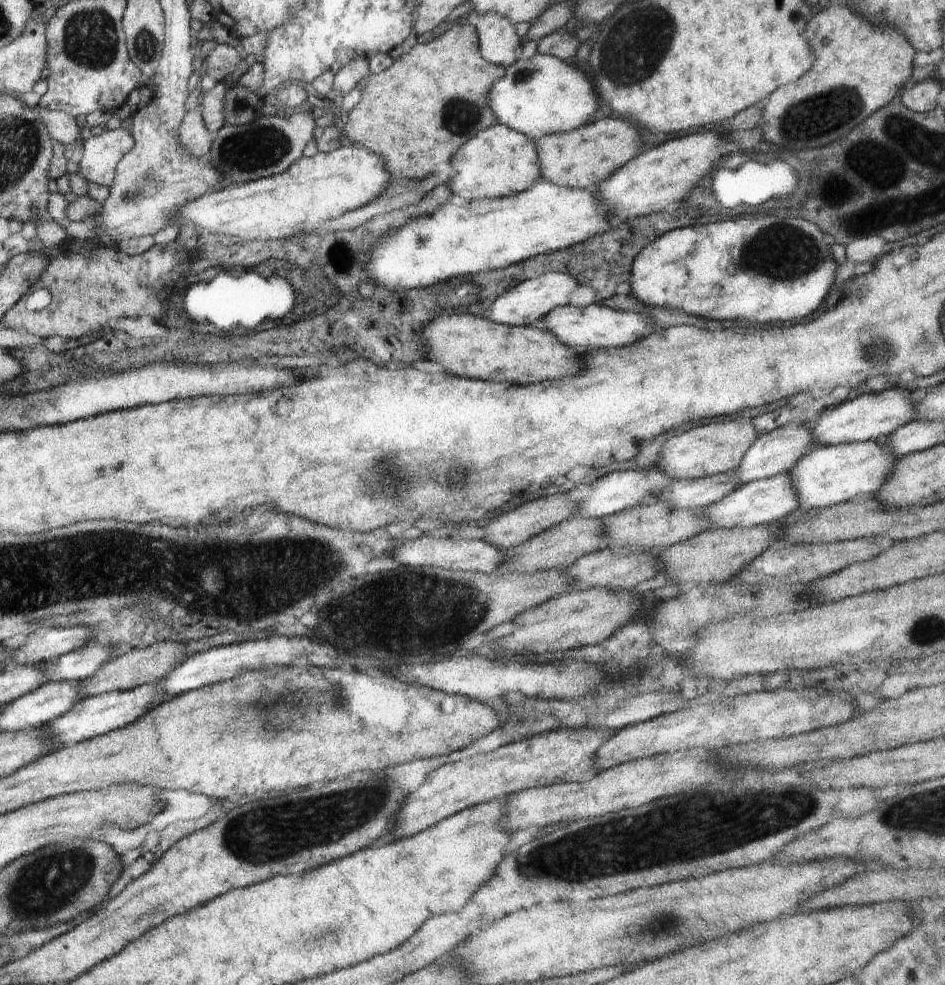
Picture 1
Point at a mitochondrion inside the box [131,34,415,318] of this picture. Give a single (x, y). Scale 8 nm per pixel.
(259, 146)

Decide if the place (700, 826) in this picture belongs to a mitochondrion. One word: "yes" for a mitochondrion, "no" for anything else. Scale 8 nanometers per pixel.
yes

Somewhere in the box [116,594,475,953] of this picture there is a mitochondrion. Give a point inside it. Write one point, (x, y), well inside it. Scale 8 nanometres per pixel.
(266, 833)

